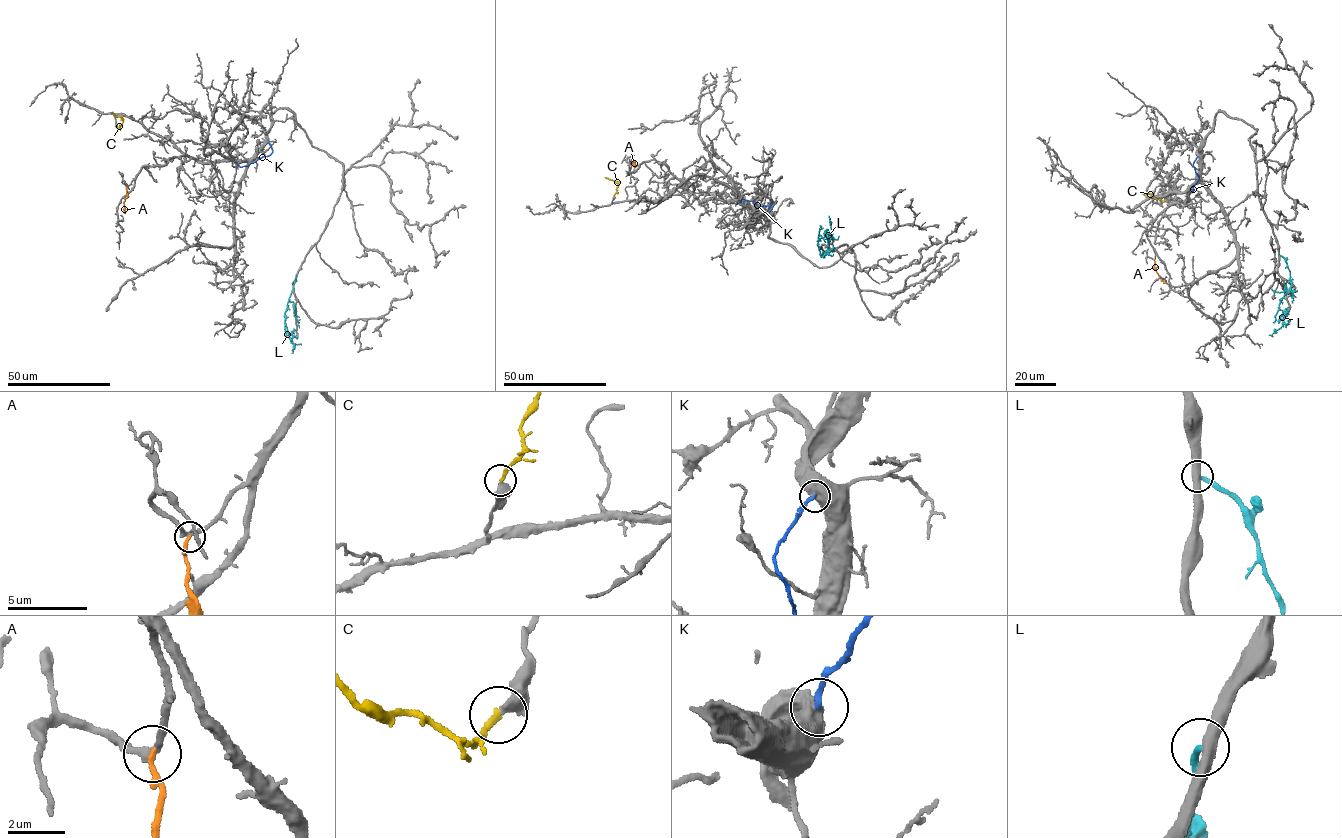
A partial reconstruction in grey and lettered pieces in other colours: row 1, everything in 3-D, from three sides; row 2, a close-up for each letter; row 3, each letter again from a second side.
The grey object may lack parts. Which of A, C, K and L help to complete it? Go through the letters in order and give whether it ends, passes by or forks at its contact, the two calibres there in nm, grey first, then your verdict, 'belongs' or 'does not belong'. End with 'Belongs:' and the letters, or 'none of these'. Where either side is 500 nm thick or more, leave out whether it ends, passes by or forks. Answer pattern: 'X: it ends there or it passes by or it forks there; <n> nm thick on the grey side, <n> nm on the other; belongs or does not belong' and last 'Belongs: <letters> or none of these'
A: it ends there; 260 nm thick on the grey side, 200 nm on the other; does not belong
C: 550 nm thick on the grey side, 240 nm on the other; belongs
K: 800 nm thick on the grey side, 200 nm on the other; does not belong
L: it ends there; 440 nm thick on the grey side, 240 nm on the other; does not belong
Belongs: C

